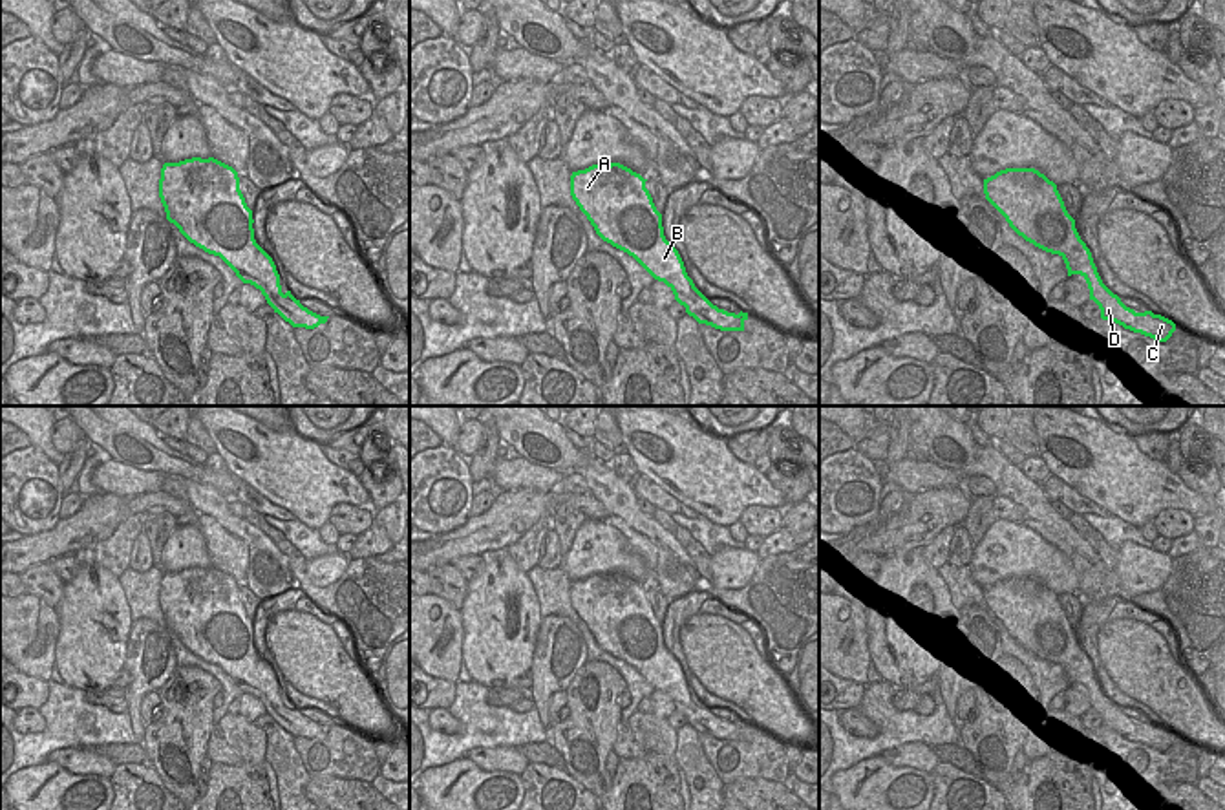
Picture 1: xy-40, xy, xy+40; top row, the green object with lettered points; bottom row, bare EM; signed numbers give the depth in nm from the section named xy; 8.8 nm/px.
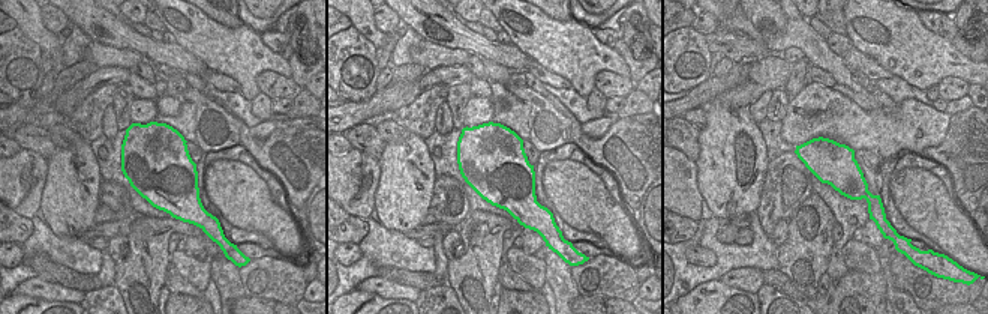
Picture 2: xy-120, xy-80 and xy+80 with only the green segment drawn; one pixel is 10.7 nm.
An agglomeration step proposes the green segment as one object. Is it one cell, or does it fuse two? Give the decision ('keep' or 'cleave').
keep

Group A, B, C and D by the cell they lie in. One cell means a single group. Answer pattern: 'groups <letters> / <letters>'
groups A B C D

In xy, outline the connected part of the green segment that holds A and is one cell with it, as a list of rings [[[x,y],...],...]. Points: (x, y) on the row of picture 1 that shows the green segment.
[[[620,163],[592,165],[572,172],[570,196],[596,234],[633,256],[655,280],[664,282],[698,324],[720,331],[744,331],[748,313],[719,309],[687,276],[678,250],[664,236],[662,214],[645,181]]]

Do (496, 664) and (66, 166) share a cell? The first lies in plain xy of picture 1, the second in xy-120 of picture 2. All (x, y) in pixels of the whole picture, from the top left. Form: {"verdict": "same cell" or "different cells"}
{"verdict": "same cell"}

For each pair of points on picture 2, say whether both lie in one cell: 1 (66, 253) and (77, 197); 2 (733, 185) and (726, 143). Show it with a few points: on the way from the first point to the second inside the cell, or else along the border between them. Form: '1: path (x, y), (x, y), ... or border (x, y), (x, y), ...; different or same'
1: border (44, 223), (59, 236), (78, 238); different
2: path (732, 175), (732, 153); same

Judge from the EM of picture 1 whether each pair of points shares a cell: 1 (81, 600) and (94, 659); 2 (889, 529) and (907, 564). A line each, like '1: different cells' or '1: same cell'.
1: same cell
2: different cells

